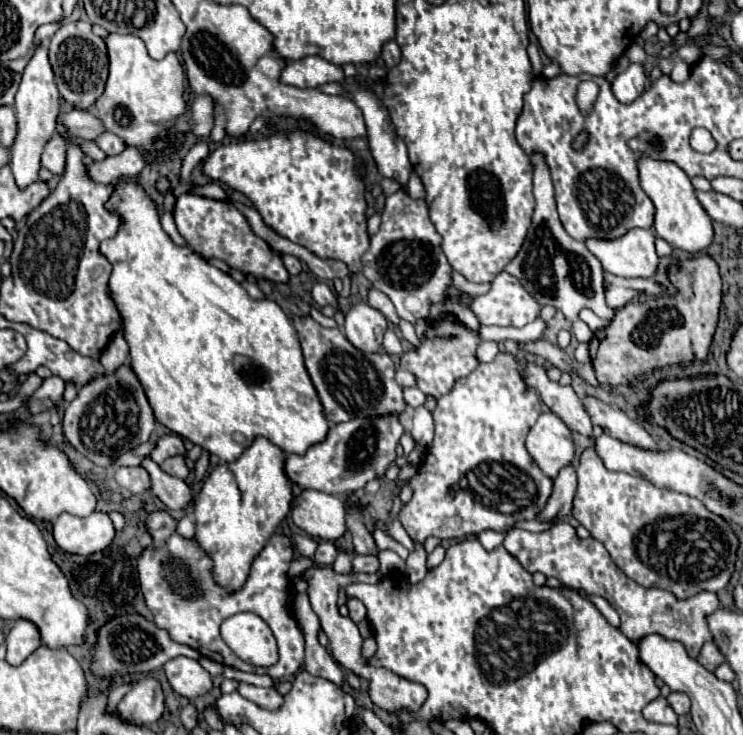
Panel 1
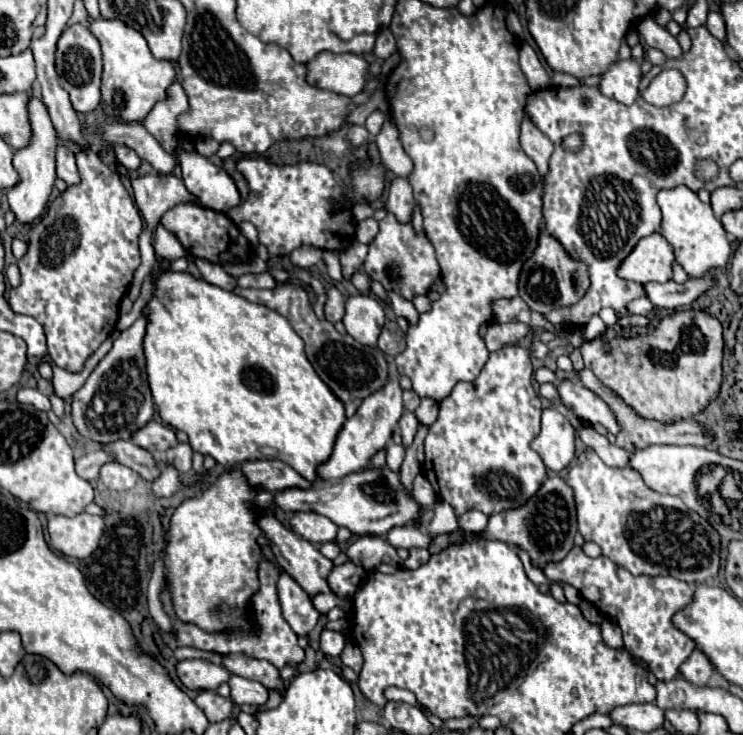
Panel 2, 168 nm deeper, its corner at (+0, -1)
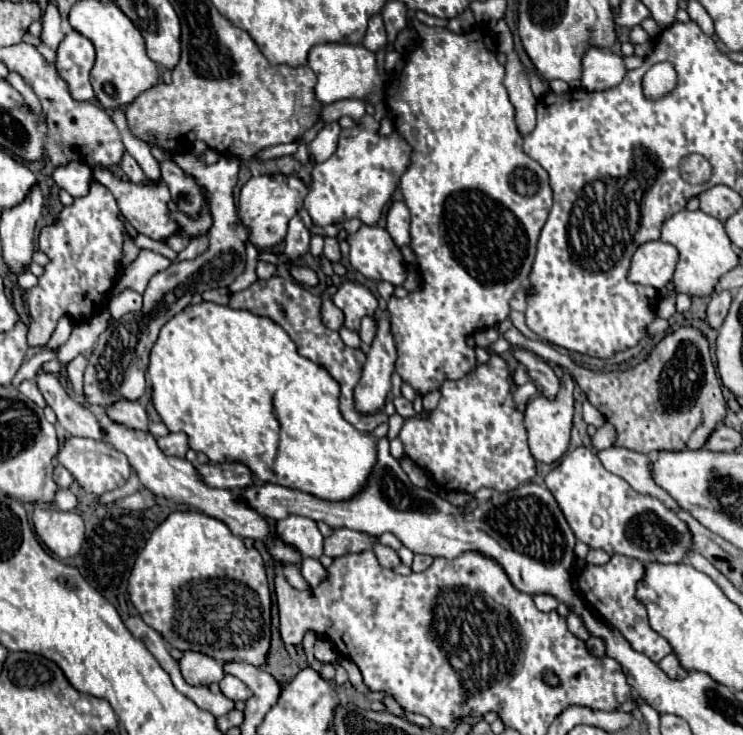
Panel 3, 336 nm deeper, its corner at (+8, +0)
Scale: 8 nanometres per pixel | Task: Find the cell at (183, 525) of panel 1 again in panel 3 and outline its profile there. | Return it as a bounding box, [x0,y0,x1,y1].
[179,651,223,685]

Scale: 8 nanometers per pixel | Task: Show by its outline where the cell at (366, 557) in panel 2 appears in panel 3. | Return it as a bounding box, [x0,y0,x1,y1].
[373,543,401,569]

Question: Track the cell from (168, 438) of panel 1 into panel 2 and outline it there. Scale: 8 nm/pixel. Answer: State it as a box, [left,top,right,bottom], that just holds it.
[133,420,177,454]

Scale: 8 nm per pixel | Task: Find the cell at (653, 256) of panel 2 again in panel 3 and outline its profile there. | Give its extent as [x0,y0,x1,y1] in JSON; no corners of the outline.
[629,241,679,289]

